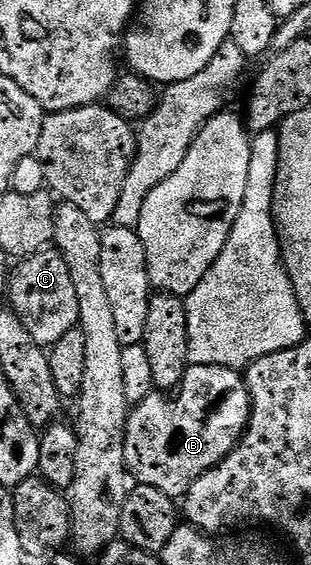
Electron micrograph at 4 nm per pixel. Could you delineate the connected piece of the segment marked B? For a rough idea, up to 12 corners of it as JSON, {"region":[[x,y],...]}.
{"region":[[189,365],[131,407],[128,473],[179,499],[239,446],[239,369]]}

